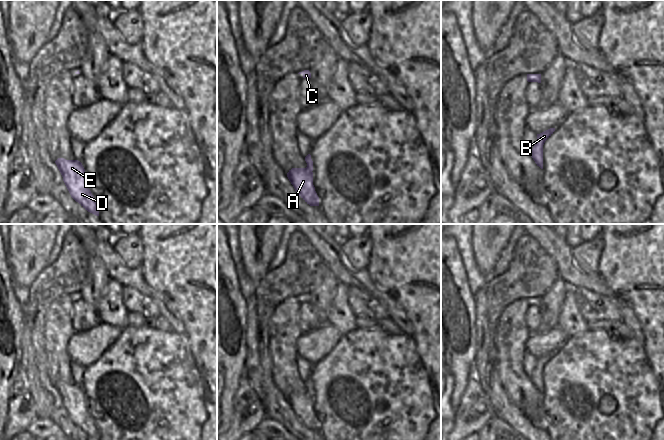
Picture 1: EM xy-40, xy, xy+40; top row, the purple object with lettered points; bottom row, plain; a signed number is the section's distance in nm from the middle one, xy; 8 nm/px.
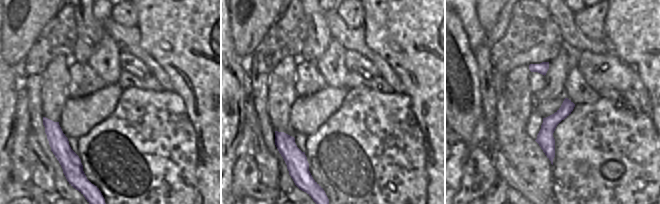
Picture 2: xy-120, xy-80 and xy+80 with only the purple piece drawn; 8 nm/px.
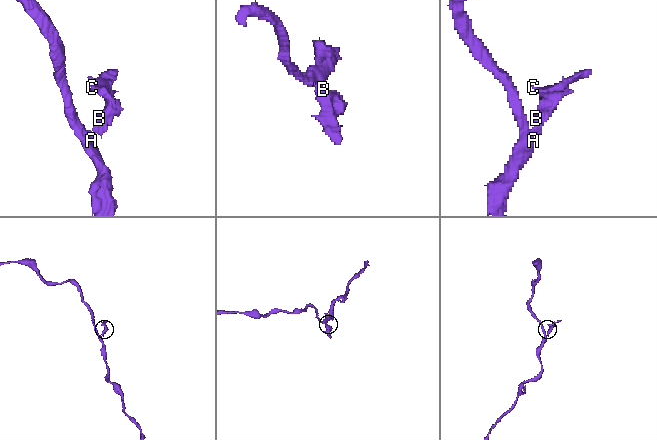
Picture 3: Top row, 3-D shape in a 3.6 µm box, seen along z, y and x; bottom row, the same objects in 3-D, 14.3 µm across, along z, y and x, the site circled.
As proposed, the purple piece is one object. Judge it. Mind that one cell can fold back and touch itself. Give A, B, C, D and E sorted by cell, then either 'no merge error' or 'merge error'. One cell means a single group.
groups A D E / B C; merge error

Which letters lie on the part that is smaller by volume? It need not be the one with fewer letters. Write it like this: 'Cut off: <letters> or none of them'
Cut off: B, C

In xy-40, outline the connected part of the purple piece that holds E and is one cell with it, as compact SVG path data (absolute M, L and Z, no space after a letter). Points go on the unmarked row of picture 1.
M58 382L55 387L71 421L85 434L99 440L99 431L89 413L87 399L82 387L78 384L64 382Z

